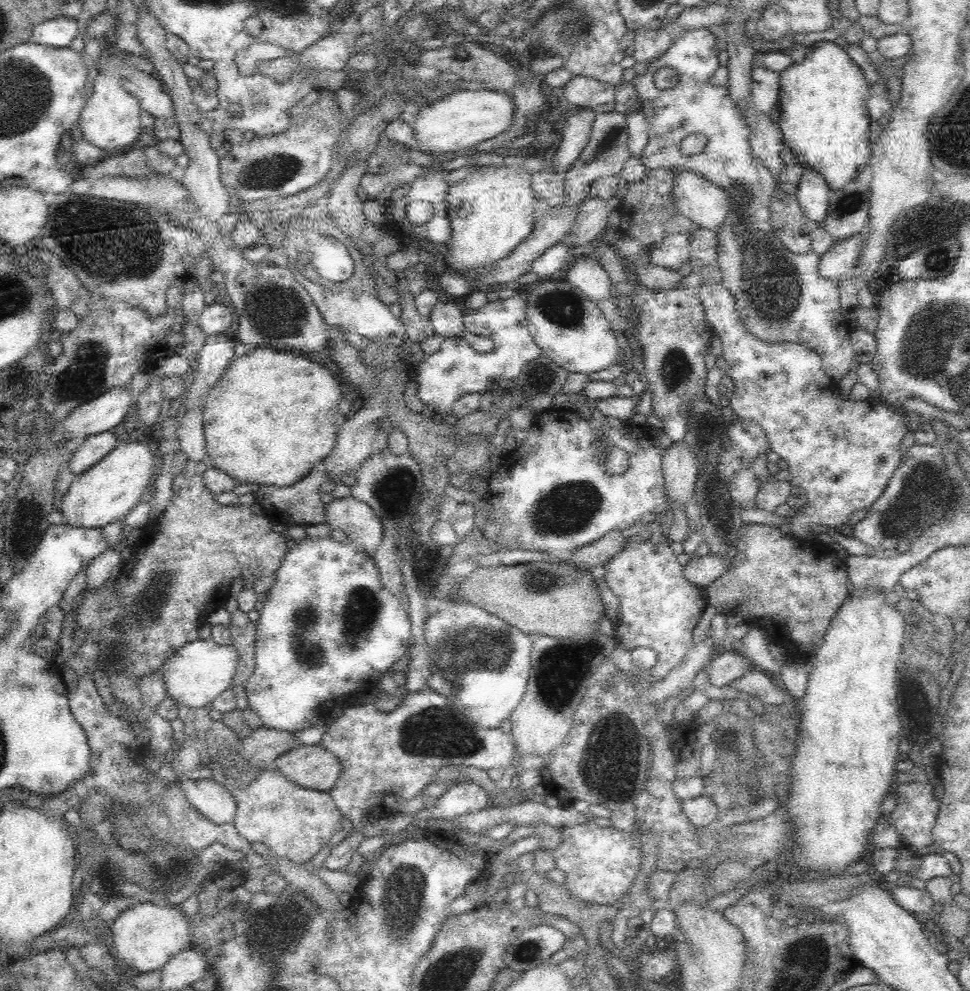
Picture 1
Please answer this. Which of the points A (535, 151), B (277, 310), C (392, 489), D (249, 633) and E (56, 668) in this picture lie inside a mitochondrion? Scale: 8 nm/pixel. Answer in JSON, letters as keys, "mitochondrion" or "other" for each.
{"A":"other","B":"mitochondrion","C":"mitochondrion","D":"other","E":"other"}

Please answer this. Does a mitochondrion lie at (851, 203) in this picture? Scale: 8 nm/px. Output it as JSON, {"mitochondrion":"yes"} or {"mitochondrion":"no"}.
{"mitochondrion":"yes"}

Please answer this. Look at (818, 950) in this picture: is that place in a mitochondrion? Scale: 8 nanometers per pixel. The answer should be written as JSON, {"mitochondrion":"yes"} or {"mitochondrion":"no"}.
{"mitochondrion":"no"}

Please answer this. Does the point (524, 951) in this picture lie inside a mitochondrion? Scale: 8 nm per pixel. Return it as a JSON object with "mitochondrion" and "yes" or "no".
{"mitochondrion":"yes"}

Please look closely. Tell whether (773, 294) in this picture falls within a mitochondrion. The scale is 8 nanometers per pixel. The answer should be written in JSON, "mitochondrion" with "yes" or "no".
{"mitochondrion":"yes"}

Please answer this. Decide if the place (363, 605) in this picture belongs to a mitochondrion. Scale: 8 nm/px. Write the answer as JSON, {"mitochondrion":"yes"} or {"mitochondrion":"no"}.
{"mitochondrion":"yes"}

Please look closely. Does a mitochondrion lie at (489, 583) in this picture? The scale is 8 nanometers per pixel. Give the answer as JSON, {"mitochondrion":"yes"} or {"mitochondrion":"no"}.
{"mitochondrion":"no"}

